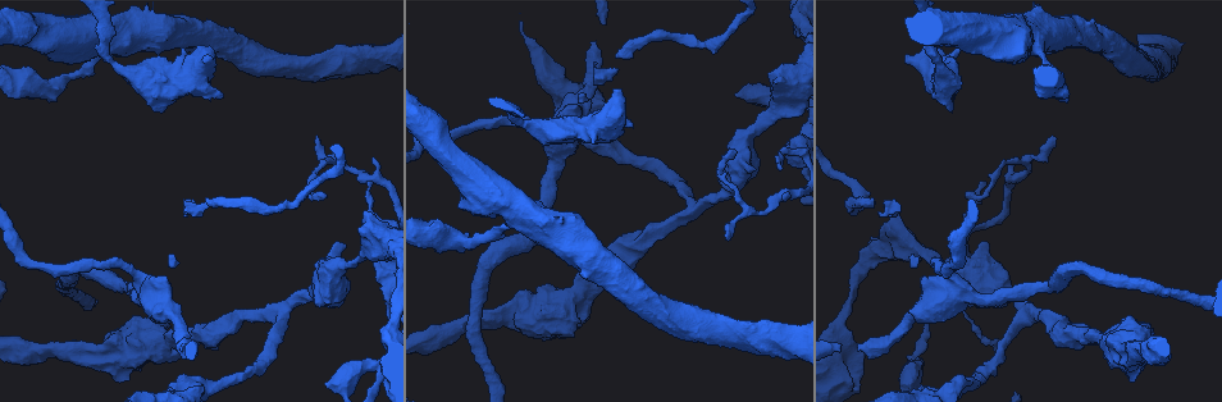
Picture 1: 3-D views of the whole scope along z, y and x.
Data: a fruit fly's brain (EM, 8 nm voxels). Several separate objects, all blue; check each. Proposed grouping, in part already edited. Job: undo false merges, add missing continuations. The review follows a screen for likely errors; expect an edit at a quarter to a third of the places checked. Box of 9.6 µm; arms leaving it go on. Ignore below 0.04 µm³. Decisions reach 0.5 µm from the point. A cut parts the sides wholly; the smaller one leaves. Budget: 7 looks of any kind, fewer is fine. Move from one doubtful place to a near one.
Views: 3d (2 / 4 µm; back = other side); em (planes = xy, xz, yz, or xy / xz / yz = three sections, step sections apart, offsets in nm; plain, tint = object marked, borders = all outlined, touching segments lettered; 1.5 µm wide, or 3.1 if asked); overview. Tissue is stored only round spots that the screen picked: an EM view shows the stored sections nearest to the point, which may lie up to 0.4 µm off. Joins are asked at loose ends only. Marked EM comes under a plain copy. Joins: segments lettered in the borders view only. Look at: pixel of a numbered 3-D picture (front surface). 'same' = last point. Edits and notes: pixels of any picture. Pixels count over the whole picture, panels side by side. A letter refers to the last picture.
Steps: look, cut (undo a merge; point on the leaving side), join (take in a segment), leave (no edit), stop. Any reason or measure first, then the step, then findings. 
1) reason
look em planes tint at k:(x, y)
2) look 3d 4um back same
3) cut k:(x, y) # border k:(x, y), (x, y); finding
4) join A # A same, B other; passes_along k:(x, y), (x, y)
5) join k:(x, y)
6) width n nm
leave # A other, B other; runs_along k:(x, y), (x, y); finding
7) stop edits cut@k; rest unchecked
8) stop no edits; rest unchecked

branch stops here
look em xz step 8 tint at 1:(207, 200)

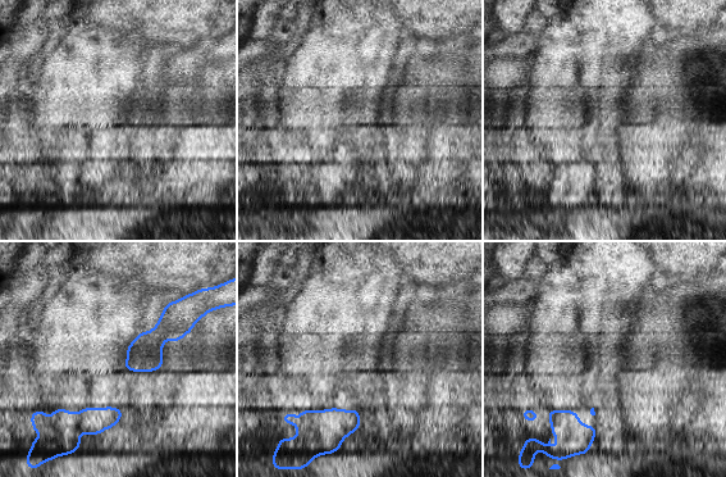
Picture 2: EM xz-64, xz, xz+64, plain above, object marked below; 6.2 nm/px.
look em xy step 4 borders same

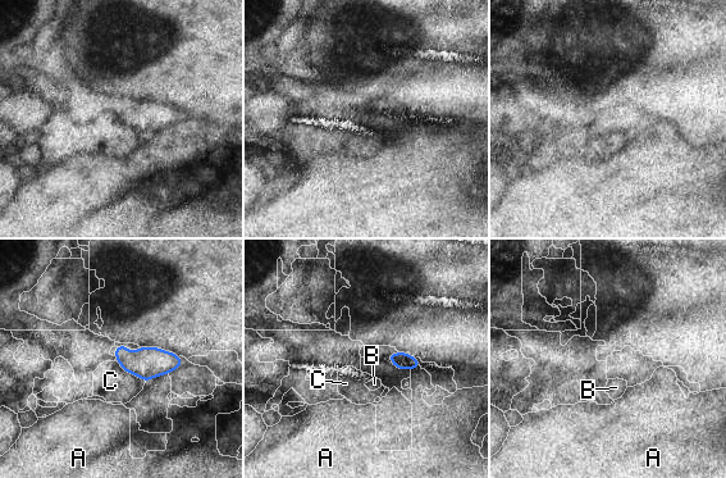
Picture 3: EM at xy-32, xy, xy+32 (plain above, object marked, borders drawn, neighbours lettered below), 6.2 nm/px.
leave # A other, B other, C other; border 3:(118, 363), (145, 382); none of them fits

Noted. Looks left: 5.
thick end
look em xz step 4 borders at 1:(897, 216)

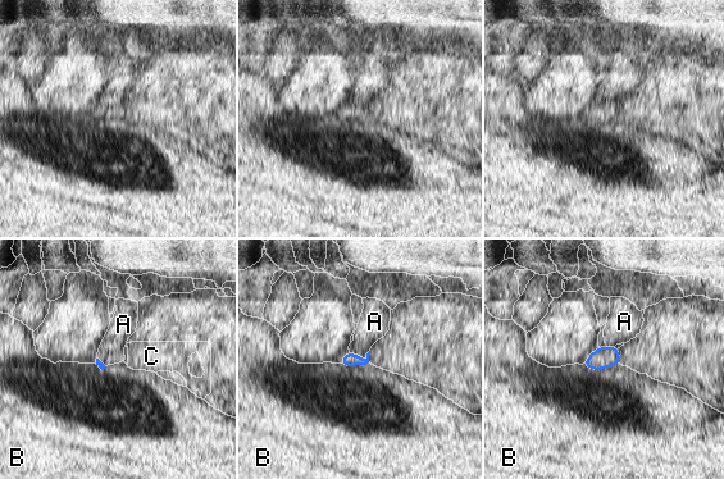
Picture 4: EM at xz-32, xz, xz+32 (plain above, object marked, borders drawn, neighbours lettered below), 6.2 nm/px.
another direction
look em planes borders same

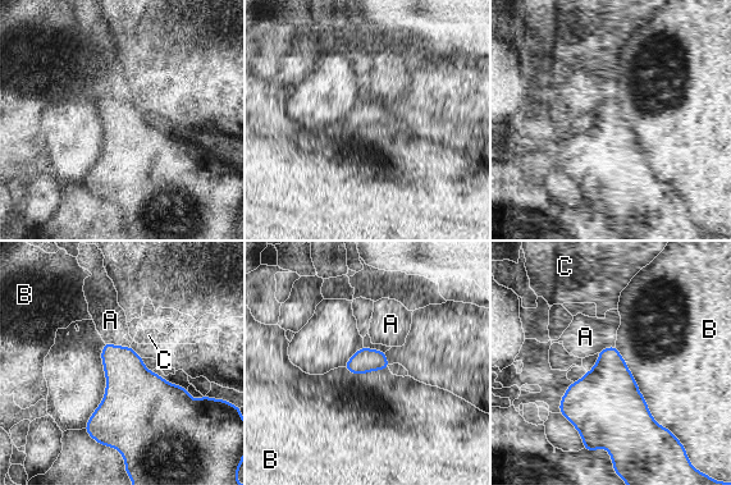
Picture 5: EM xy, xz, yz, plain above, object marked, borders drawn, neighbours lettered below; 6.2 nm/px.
leave # A other, B other, C other; border 5:(615, 346), (649, 413), (671, 431); none of them fits

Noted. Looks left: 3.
free end
look 3d 2um at 1:(783, 200)

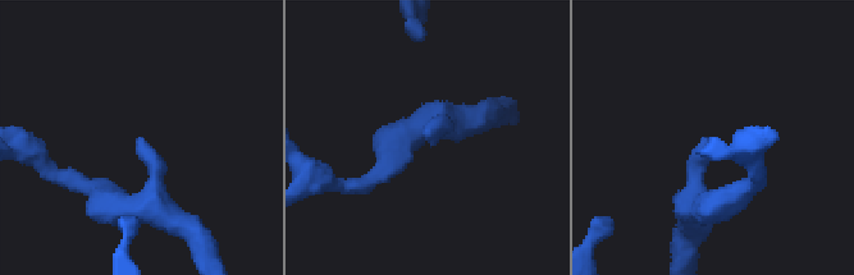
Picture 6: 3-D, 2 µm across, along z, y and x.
arm_widths 220, 220 nm; shape alone is not enough
look em planes borders at 6:(139, 137)

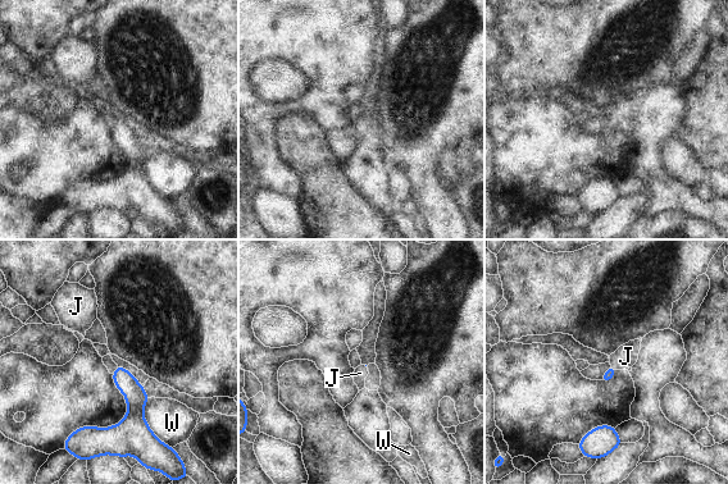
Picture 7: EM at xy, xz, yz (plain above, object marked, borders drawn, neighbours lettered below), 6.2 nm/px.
join J # J same, W other; passes_along 7:(612, 370), (613, 366), (626, 356); it goes on there

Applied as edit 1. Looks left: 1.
stop edits join@7; rest unchecked

